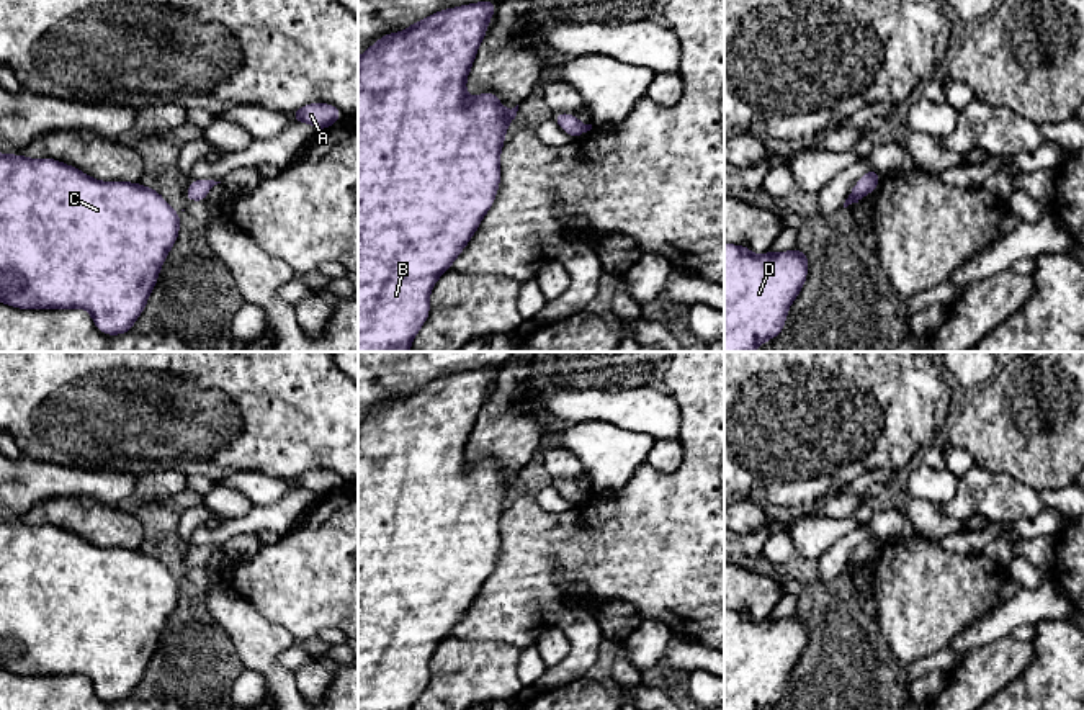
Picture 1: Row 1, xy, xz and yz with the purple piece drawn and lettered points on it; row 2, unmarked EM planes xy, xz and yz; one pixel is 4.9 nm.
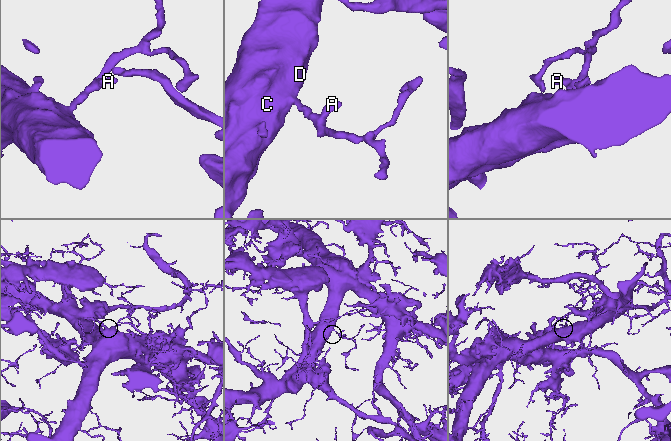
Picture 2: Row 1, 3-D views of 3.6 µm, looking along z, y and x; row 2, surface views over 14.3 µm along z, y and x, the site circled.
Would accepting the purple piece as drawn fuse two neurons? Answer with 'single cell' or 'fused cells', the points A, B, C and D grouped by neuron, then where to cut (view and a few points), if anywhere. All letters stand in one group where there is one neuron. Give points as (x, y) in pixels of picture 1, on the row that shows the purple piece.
single cell; groups A B C D; cut none

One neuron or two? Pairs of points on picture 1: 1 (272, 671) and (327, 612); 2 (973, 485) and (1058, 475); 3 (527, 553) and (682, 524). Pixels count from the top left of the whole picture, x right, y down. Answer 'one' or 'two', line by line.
1: two
2: two
3: one

